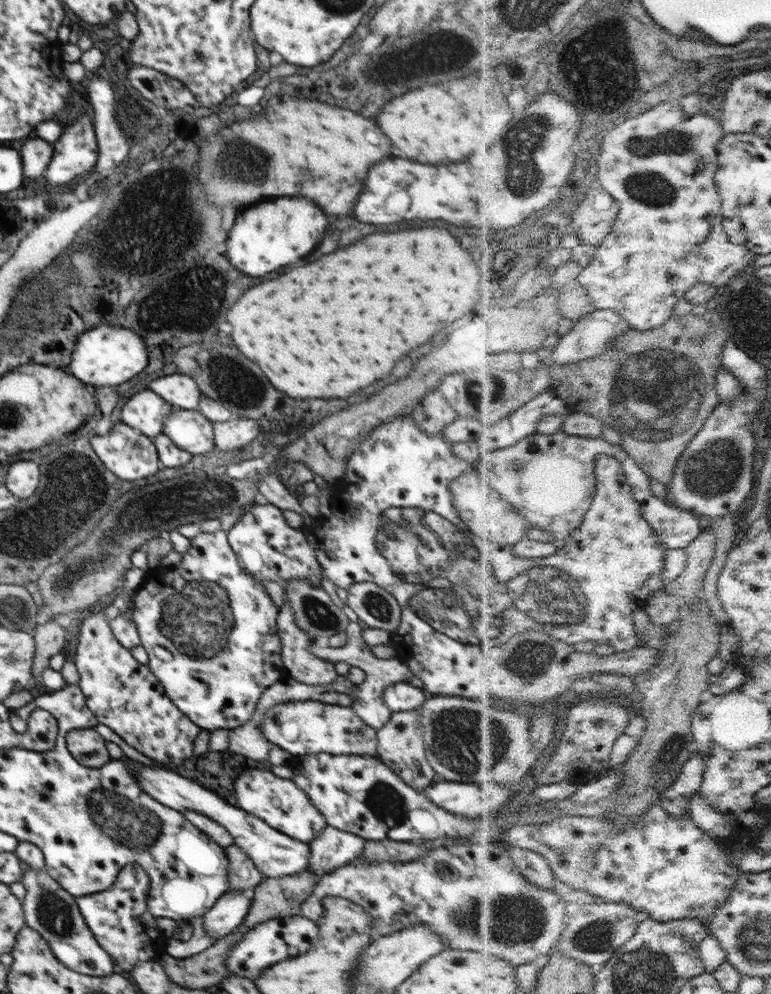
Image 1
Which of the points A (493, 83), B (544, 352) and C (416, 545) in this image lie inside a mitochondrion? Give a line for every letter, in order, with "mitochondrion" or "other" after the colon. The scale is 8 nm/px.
A: other
B: other
C: mitochondrion

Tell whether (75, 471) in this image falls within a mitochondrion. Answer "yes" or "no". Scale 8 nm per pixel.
yes

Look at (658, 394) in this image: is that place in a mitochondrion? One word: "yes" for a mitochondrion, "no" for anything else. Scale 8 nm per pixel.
yes

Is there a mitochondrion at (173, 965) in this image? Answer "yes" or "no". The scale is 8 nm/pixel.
no

